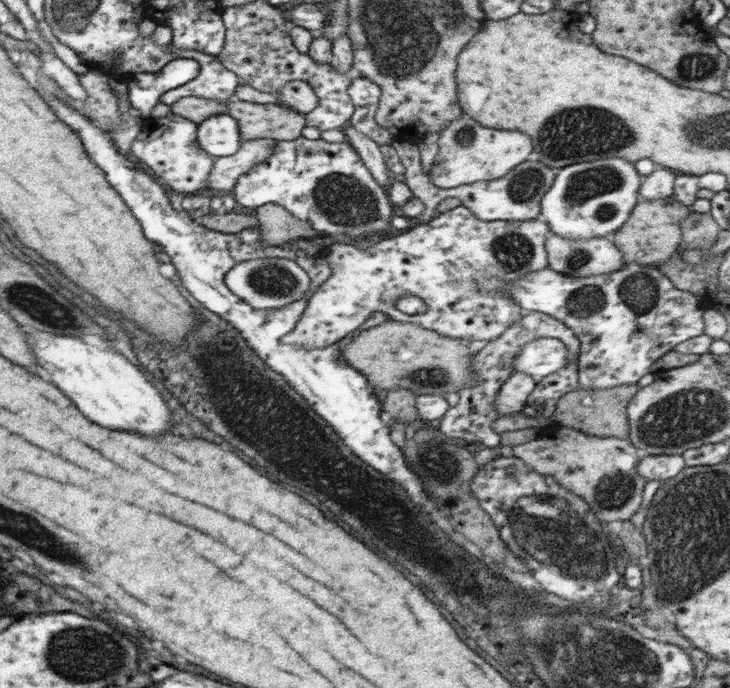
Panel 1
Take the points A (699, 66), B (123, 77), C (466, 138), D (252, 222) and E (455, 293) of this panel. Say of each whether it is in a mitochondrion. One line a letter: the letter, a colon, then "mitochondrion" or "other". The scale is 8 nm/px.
A: mitochondrion
B: other
C: mitochondrion
D: other
E: other

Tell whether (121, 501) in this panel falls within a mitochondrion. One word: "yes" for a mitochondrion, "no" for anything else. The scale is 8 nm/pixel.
no

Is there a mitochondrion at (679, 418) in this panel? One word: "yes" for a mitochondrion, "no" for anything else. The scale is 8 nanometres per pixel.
yes

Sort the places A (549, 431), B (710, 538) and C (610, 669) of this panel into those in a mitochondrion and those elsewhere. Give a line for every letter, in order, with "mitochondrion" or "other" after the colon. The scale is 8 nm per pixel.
A: other
B: mitochondrion
C: mitochondrion

